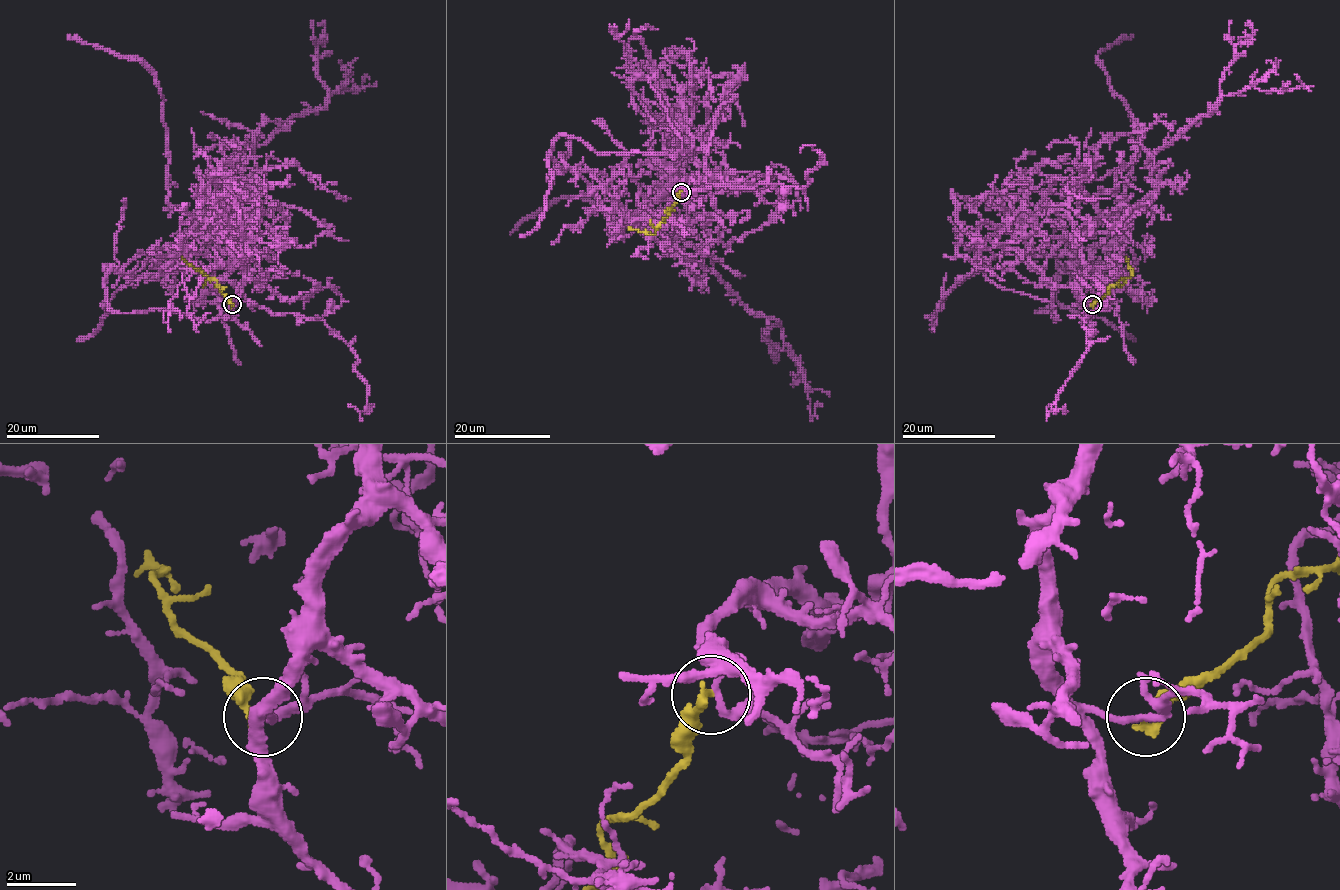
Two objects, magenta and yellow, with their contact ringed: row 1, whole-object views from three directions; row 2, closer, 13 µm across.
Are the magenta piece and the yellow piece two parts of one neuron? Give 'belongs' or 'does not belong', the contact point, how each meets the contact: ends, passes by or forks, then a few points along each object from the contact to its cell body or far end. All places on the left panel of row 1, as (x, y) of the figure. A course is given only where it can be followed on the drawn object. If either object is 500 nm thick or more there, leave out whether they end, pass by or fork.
does not belong; at (232, 304); magenta passes by; yellow ends there; magenta runs (233, 304), (244, 251), (196, 213), (236, 189), (237, 155), (370, 77); yellow runs (233, 304), (219, 284), (181, 257)

